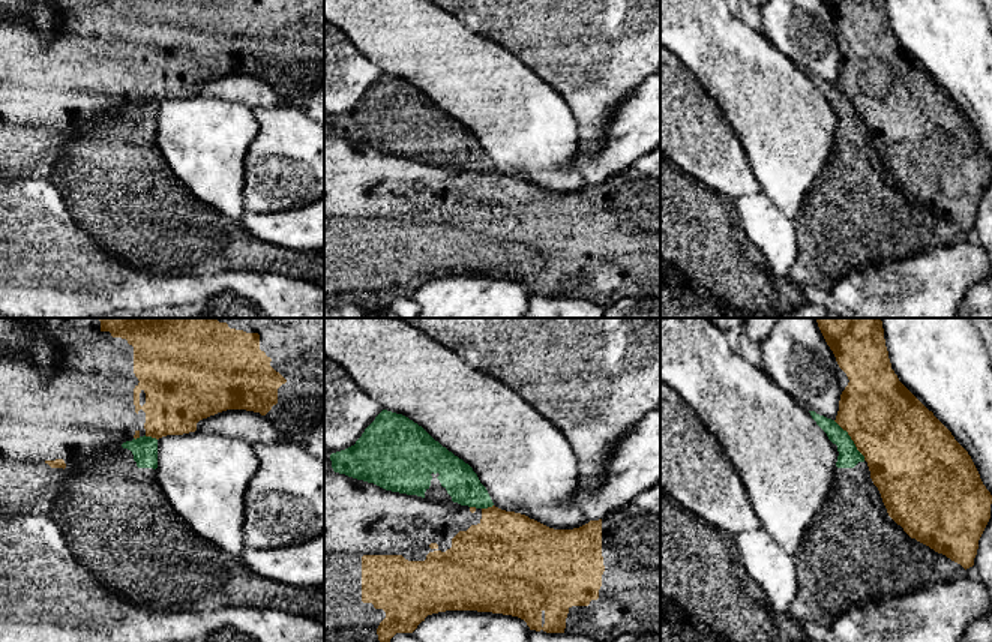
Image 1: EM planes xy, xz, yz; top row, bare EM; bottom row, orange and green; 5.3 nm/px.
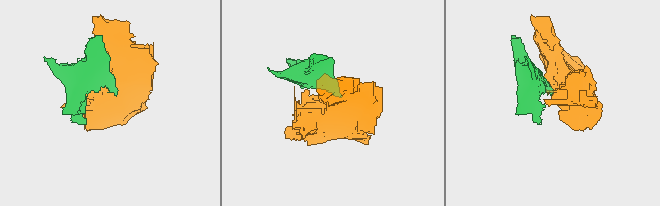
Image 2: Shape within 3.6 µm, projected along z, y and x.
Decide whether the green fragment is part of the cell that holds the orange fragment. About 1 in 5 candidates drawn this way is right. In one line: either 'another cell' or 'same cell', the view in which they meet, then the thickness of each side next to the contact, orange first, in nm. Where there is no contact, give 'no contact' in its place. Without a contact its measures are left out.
another cell; contact in yz; calibres 420 and 110 nm

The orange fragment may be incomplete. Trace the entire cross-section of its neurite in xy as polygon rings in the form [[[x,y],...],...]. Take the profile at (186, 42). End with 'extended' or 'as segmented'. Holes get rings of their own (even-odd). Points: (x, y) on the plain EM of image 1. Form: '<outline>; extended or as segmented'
[[[51,0],[51,2],[56,4],[56,12],[59,15],[59,21],[56,24],[56,30],[59,34],[56,39],[50,42],[44,42],[39,39],[32,22],[24,15],[17,15],[14,18],[0,16],[0,180],[15,180],[27,176],[51,180],[54,166],[63,158],[65,144],[71,138],[75,138],[78,135],[86,122],[95,120],[102,114],[122,110],[123,106],[132,105],[134,102],[137,104],[146,99],[159,104],[167,99],[183,99],[195,96],[197,87],[203,82],[207,82],[227,74],[246,74],[260,76],[267,84],[270,84],[284,98],[285,105],[302,106],[303,98],[324,80],[324,0]]]; extended

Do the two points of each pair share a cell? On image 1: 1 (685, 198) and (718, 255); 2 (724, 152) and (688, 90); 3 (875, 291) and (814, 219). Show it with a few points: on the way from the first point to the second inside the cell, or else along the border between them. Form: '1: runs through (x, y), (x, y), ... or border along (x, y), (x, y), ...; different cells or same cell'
1: runs through (685, 212), (700, 230), (704, 242); same cell
2: runs through (709, 137), (688, 116), (688, 105); same cell
3: border along (890, 260), (851, 270), (832, 291); different cells

